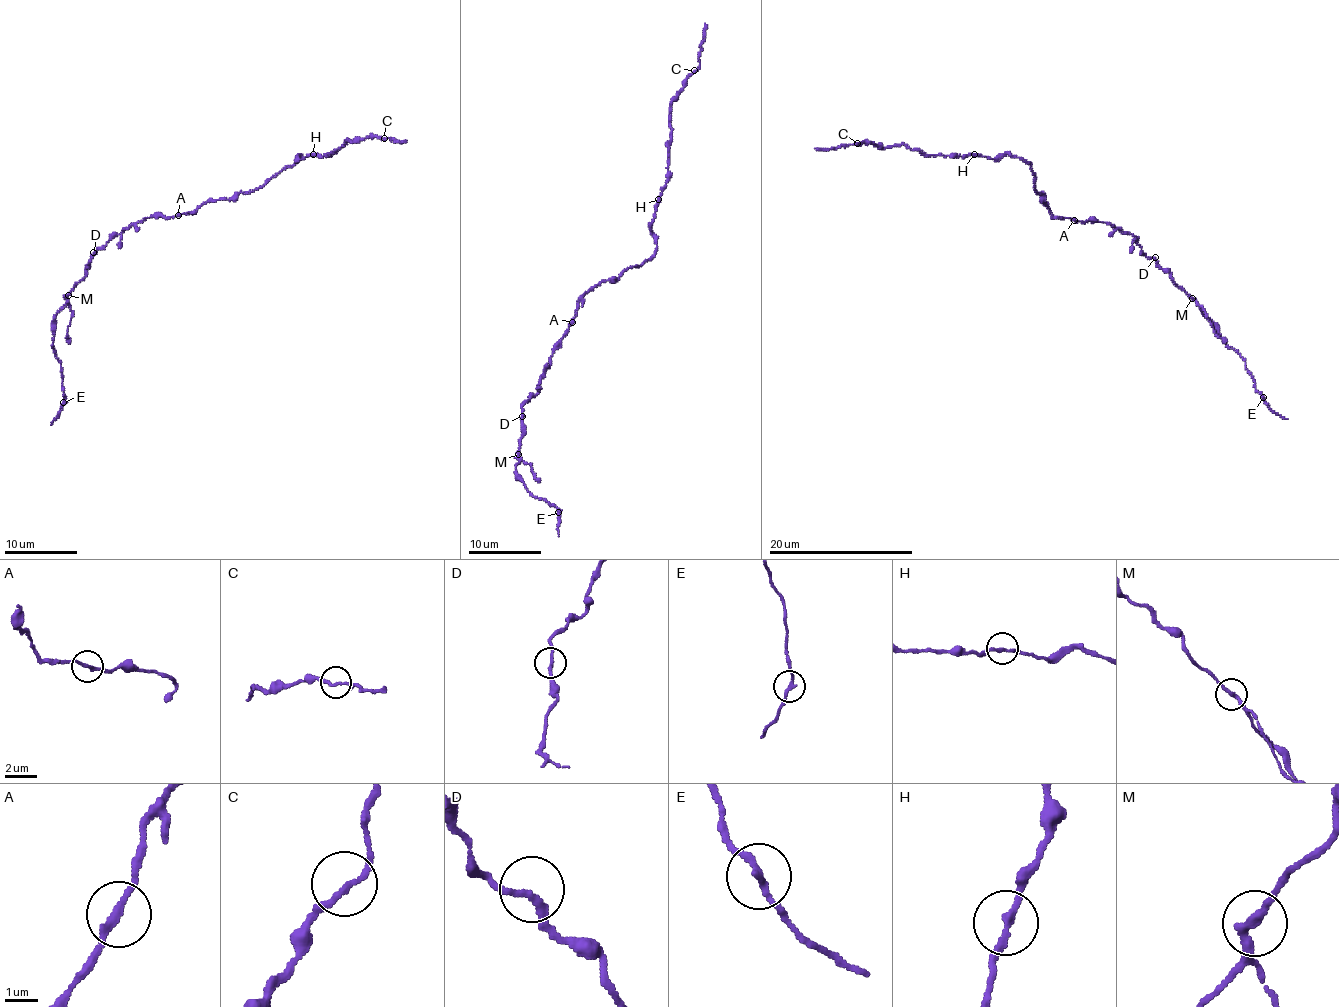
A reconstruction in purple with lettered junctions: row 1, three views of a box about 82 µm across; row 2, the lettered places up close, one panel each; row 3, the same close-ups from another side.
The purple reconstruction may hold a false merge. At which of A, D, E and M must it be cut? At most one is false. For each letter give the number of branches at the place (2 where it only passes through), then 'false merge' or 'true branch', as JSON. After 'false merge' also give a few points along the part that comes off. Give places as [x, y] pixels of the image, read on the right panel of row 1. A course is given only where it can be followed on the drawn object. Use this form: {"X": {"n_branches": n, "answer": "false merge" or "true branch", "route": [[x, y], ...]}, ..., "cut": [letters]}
{"A": {"n_branches": 2, "answer": "true branch"}, "D": {"n_branches": 2, "answer": "true branch"}, "E": {"n_branches": 2, "answer": "true branch"}, "M": {"n_branches": 2, "answer": "true branch"}, "cut": []}

